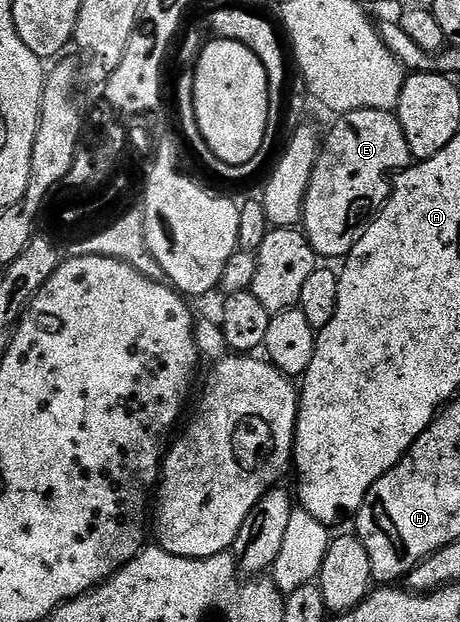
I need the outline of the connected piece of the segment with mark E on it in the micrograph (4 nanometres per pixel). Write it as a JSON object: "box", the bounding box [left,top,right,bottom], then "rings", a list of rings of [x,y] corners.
{"box":[301,110,412,257],"rings":[[[356,110],[344,112],[324,136],[318,161],[304,198],[301,227],[319,257],[349,256],[364,230],[390,199],[392,177],[409,168],[412,157],[404,130],[394,112]]]}

